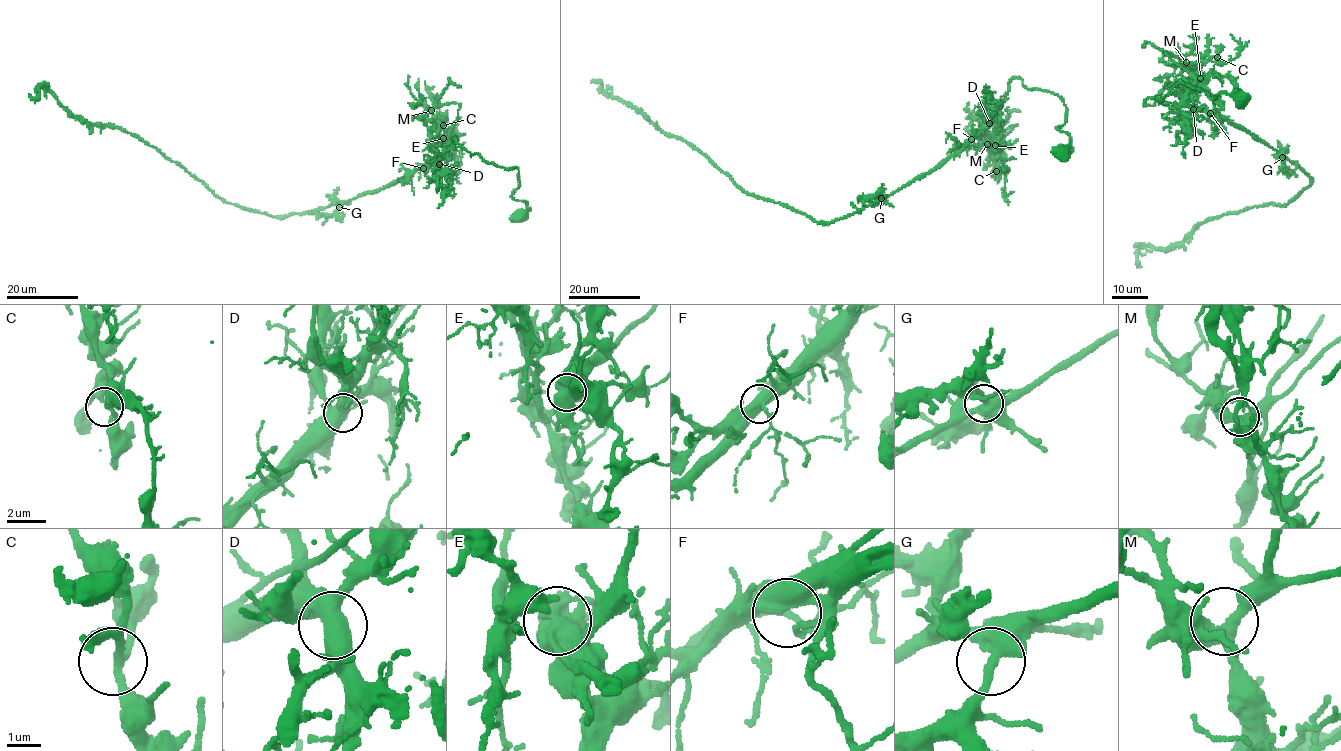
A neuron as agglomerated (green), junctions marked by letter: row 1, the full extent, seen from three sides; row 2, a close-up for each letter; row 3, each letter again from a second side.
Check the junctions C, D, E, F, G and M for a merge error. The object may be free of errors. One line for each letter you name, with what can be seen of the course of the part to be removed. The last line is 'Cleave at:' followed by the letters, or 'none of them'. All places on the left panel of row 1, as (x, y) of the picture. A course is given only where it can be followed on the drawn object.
E: (443, 138), (459, 105), (435, 107), (433, 118), (437, 124), (443, 123), (454, 141), (453, 131), (461, 117)
Cleave at: E

